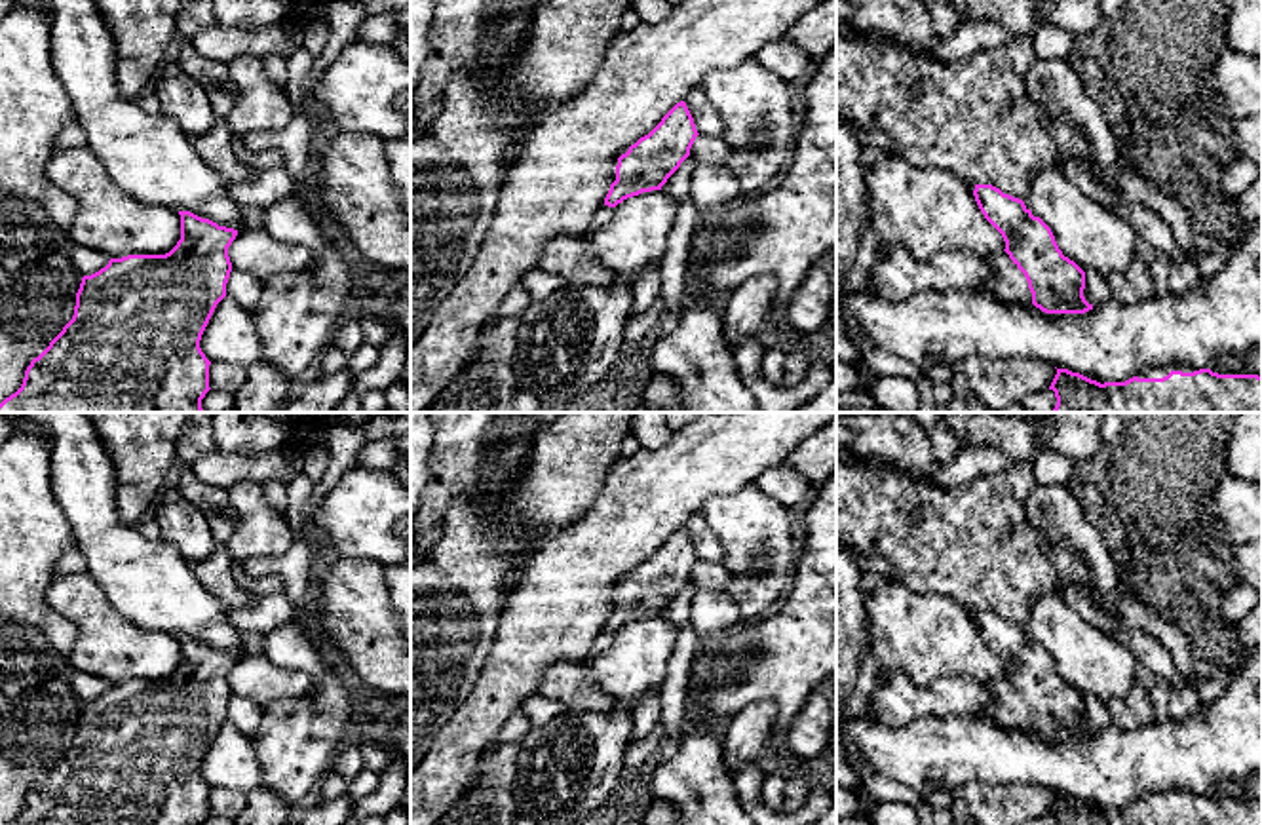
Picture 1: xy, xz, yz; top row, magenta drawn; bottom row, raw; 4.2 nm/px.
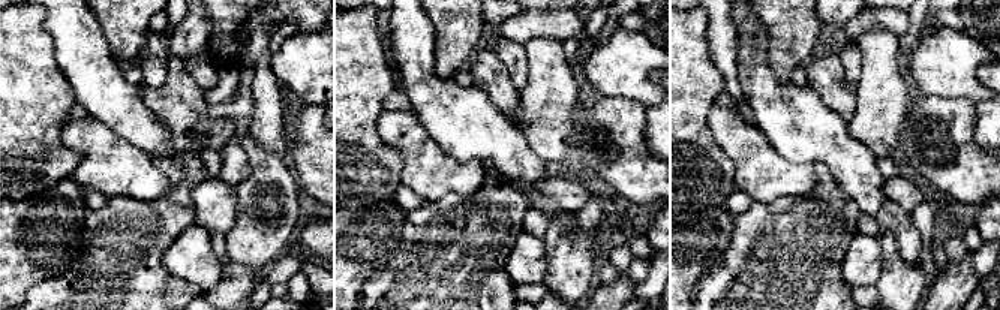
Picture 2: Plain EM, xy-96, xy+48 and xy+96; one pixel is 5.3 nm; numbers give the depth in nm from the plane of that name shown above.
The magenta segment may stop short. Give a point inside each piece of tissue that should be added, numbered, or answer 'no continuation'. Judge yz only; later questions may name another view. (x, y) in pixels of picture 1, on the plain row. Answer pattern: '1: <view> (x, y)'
1: yz (1006, 708)
2: yz (1154, 797)

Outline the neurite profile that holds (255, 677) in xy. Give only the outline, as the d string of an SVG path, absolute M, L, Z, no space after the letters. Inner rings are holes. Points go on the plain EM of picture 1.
M264 654L241 656L228 673L232 694L251 700L266 715L272 715L285 700L304 696L312 677L300 671L285 671Z

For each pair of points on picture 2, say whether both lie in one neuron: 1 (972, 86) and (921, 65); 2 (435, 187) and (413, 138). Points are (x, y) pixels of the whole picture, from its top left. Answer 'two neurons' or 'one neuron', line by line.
1: one neuron
2: one neuron

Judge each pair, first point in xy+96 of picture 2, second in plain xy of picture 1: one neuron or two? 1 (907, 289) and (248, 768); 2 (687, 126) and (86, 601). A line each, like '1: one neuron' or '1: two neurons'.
1: two neurons
2: two neurons

